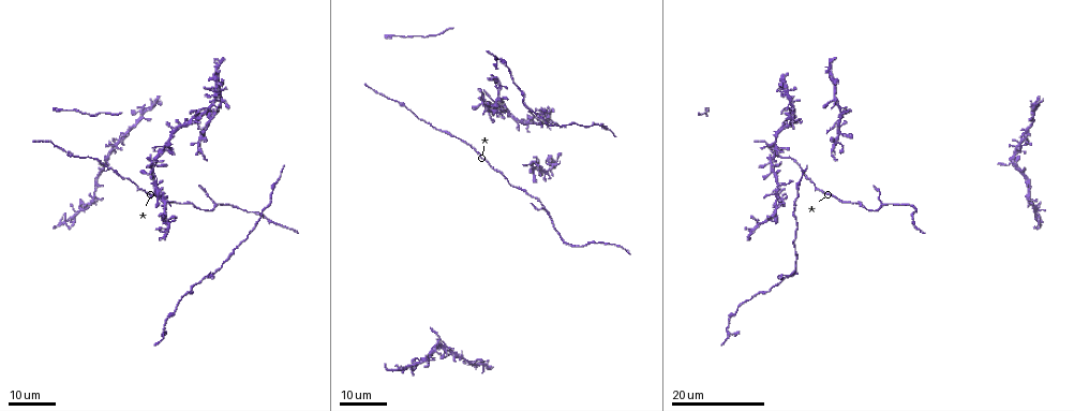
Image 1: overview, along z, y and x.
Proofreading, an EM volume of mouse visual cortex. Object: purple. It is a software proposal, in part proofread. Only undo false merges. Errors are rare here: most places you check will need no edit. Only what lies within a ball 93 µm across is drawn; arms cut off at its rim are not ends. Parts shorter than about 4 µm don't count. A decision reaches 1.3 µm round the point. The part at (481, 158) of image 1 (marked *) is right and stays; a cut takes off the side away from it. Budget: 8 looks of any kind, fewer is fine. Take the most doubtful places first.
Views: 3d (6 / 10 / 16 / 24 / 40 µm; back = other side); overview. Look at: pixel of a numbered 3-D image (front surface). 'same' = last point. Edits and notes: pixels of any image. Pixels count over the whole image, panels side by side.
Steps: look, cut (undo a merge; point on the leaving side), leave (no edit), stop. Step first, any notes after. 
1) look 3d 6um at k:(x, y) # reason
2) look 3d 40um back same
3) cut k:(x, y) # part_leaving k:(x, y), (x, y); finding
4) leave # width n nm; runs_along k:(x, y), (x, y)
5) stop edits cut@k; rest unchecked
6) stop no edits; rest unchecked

look 3d 24um at 1:(152, 185) # four arms meet

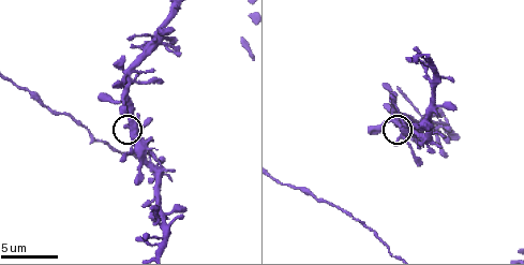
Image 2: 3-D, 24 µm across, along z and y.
look 3d 6um at 2:(130, 132) # zoom in

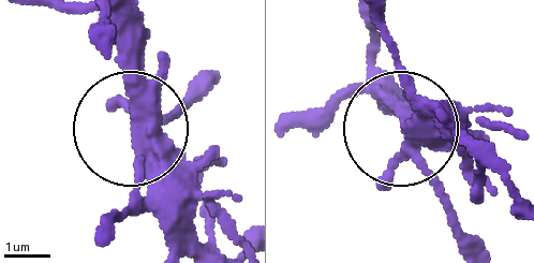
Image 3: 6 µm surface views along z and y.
leave # width 400 nm; all the same cell

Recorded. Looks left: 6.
look 3d 24um at 1:(548, 211) # three arms meet

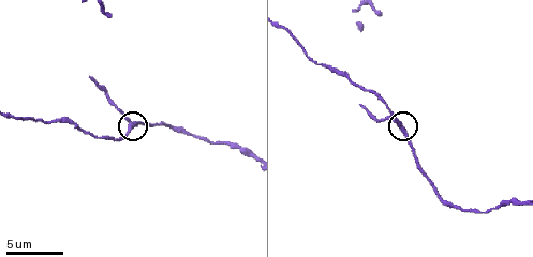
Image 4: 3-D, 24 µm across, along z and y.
look 3d 6um at 4:(133, 123)

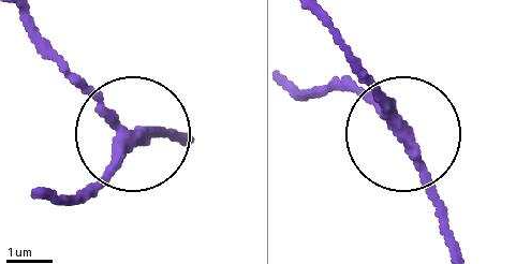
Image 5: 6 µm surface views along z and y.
look 3d 6um back at 5:(398, 126) # from behind

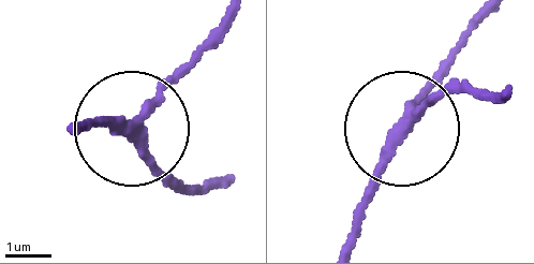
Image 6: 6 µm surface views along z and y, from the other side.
leave # width 250 nm; runs_along 6:(489, 12), (401, 128), (351, 243); one cell here

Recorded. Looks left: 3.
look 3d 24um at 1:(793, 99) # three-way junction

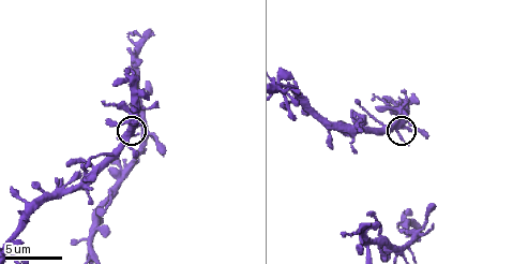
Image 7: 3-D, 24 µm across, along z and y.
look 3d 6um at 7:(397, 129)

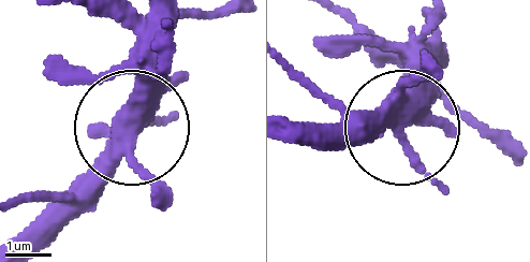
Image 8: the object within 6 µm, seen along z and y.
leave # runs_along 8:(288, 119), (398, 124), (414, 51); continuous, no second cell

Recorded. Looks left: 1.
look 3d 6um at 2:(429, 57) # sudden change in width

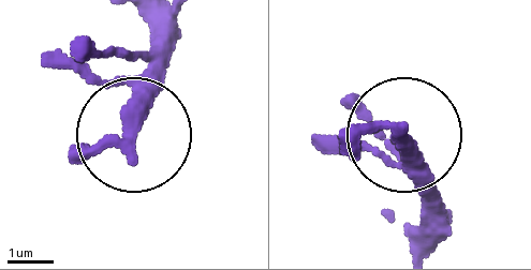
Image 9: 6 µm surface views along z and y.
leave # continuous, no second cell

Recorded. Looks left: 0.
stop no edits; rest unchecked

